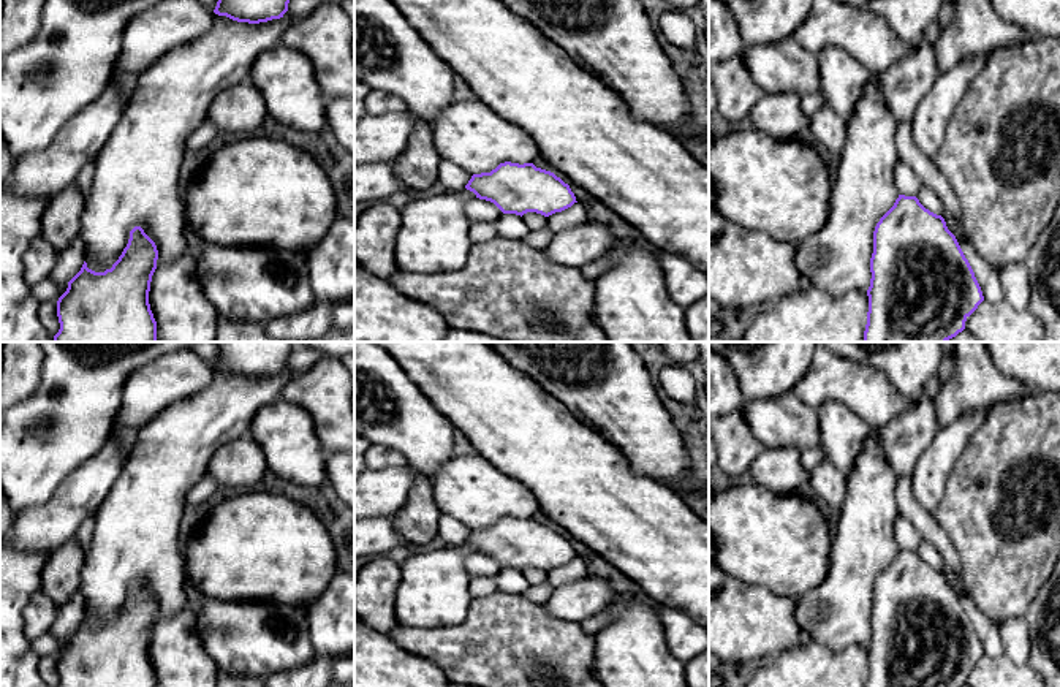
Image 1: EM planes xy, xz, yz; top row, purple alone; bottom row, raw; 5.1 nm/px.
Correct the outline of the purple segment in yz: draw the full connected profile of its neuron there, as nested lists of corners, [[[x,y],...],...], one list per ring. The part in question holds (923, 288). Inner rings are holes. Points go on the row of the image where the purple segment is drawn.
[[[872,74],[846,120],[839,173],[832,182],[829,217],[820,231],[797,244],[796,266],[810,287],[829,294],[840,296],[856,290],[867,293],[864,342],[948,342],[965,329],[967,318],[984,301],[984,296],[945,218],[926,209],[916,196],[899,193],[894,180],[894,166],[899,161],[897,127],[899,122],[891,114]]]

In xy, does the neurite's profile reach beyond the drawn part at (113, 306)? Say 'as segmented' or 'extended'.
as segmented

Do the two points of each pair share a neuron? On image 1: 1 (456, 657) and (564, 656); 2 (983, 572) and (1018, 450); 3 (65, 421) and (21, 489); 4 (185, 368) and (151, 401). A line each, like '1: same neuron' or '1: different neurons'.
1: same neuron
2: same neuron
3: same neuron
4: same neuron

